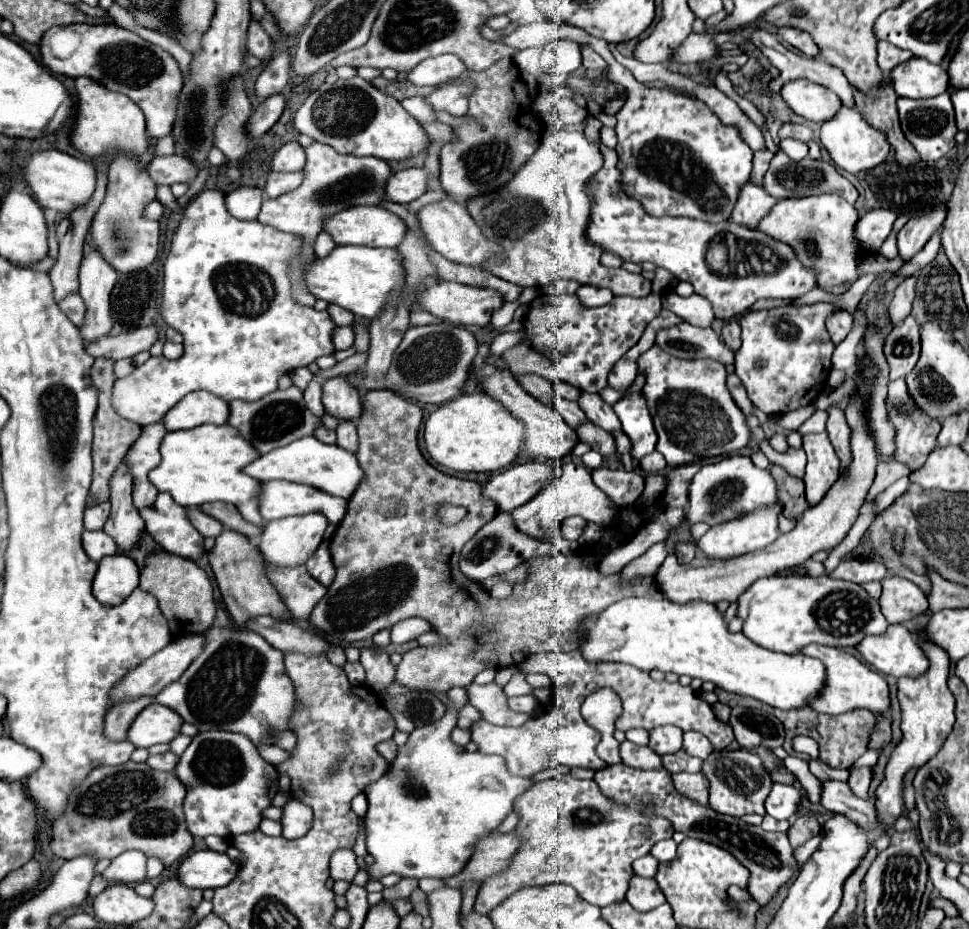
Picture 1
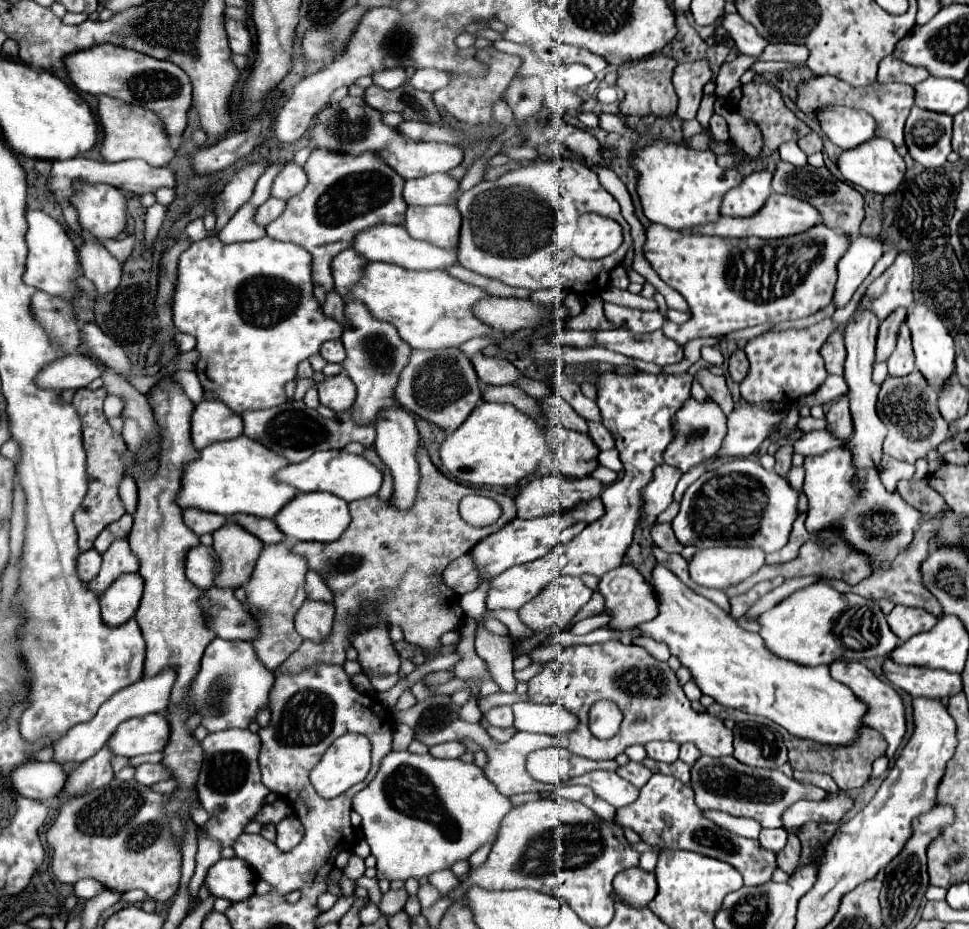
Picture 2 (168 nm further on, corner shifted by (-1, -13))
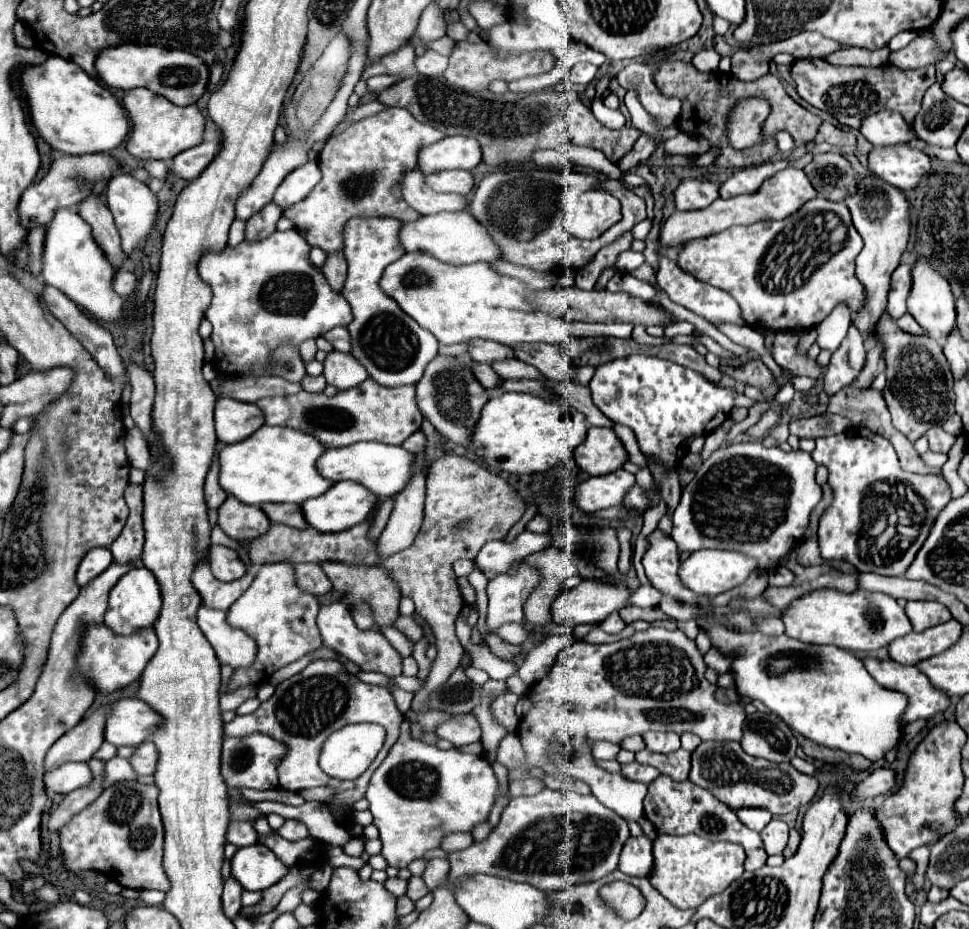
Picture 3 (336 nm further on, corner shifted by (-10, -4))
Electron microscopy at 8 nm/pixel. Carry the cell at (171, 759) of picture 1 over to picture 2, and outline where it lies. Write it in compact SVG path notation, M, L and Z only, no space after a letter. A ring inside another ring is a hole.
M142 763L136 767L136 781L142 785L154 785L160 781L168 781L172 779L172 771L168 767L164 767L162 763L154 765L154 763Z

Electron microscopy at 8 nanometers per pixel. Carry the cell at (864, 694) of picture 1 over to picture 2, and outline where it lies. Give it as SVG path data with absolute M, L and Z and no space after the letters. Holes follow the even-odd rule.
M836 661L836 663L830 663L830 675L832 675L836 681L844 683L846 687L850 687L850 689L854 691L854 695L856 695L862 703L866 703L868 711L866 711L862 723L864 723L866 727L876 729L876 731L886 739L886 743L888 743L886 757L892 759L894 753L896 753L896 749L898 749L898 745L902 743L902 737L904 737L904 731L906 731L904 703L902 703L900 695L896 693L896 689L894 689L890 683L878 679L878 677L876 677L864 663L860 663L860 661Z

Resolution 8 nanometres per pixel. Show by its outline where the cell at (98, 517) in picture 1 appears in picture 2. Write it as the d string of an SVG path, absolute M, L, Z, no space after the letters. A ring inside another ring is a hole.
M126 513L126 515L122 515L118 521L114 521L112 525L108 525L108 527L96 537L94 549L100 551L100 553L104 553L112 541L116 541L116 539L120 539L120 537L126 537L126 535L130 533L130 529L132 529L132 515Z

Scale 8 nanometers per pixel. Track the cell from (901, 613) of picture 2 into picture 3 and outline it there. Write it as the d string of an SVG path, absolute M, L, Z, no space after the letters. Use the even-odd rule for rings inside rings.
M907 602L905 612L909 614L915 632L923 632L931 626L951 620L951 612L939 602Z

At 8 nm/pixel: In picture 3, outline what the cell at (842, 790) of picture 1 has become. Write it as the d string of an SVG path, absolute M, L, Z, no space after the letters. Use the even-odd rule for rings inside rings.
M701 742L691 754L689 780L705 790L709 790L717 800L733 810L739 808L765 808L773 816L783 816L801 806L807 806L819 784L815 776L797 772L791 764L775 764L765 758L755 758L743 752L739 742Z

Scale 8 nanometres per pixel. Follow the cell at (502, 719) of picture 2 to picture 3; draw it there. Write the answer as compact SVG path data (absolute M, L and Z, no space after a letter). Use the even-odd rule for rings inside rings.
M507 692L499 698L495 698L491 702L491 712L493 712L493 718L497 724L501 724L507 732L515 732L517 730L517 724L519 724L519 718L515 714L515 704L517 704L519 696L513 694L513 692Z

